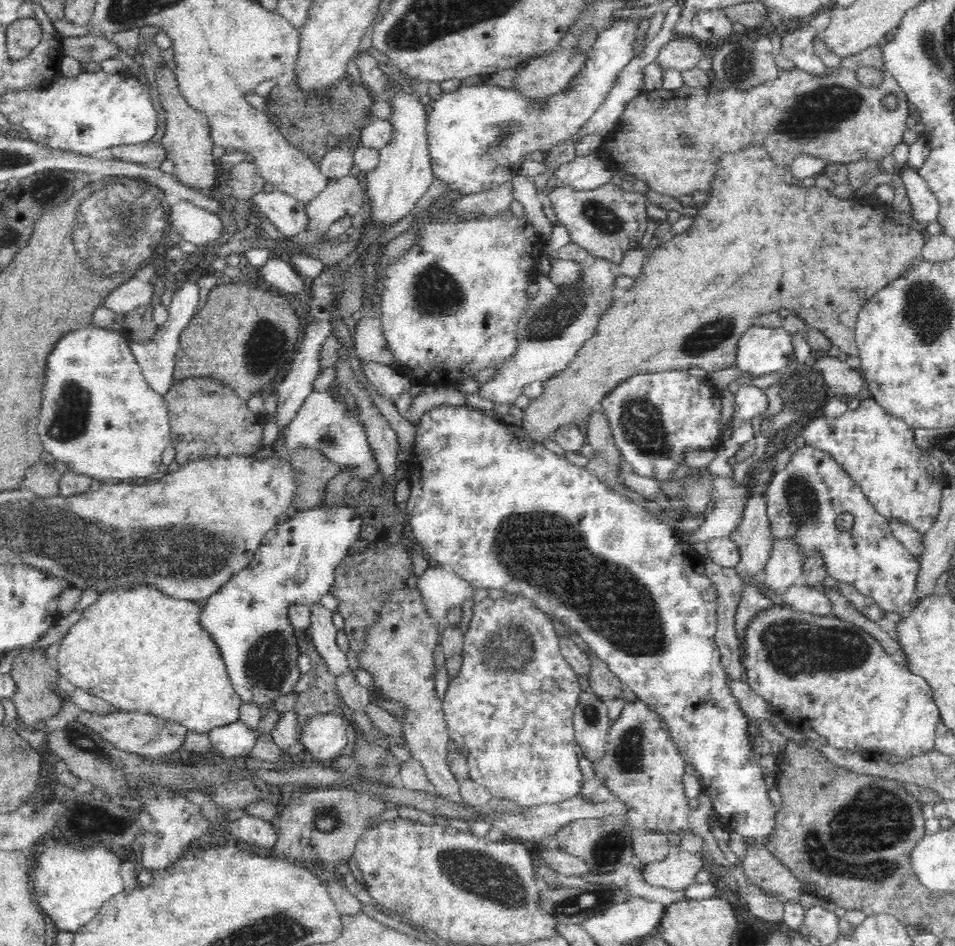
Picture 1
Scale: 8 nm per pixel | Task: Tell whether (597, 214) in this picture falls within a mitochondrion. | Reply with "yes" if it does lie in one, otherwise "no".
yes

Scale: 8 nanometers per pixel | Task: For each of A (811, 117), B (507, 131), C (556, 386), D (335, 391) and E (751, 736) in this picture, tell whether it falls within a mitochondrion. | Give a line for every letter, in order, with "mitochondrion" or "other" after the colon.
A: mitochondrion
B: mitochondrion
C: other
D: other
E: other

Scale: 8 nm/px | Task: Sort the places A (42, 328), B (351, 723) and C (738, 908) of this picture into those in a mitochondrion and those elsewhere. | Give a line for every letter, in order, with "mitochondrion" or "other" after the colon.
A: other
B: other
C: other

